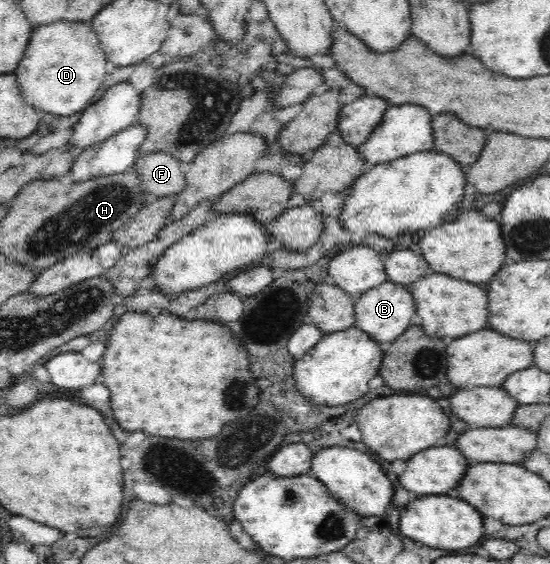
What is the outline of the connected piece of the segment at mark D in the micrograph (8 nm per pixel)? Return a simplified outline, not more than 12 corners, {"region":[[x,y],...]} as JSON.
{"region":[[89,23],[33,31],[17,81],[49,116],[93,103],[111,69]]}

